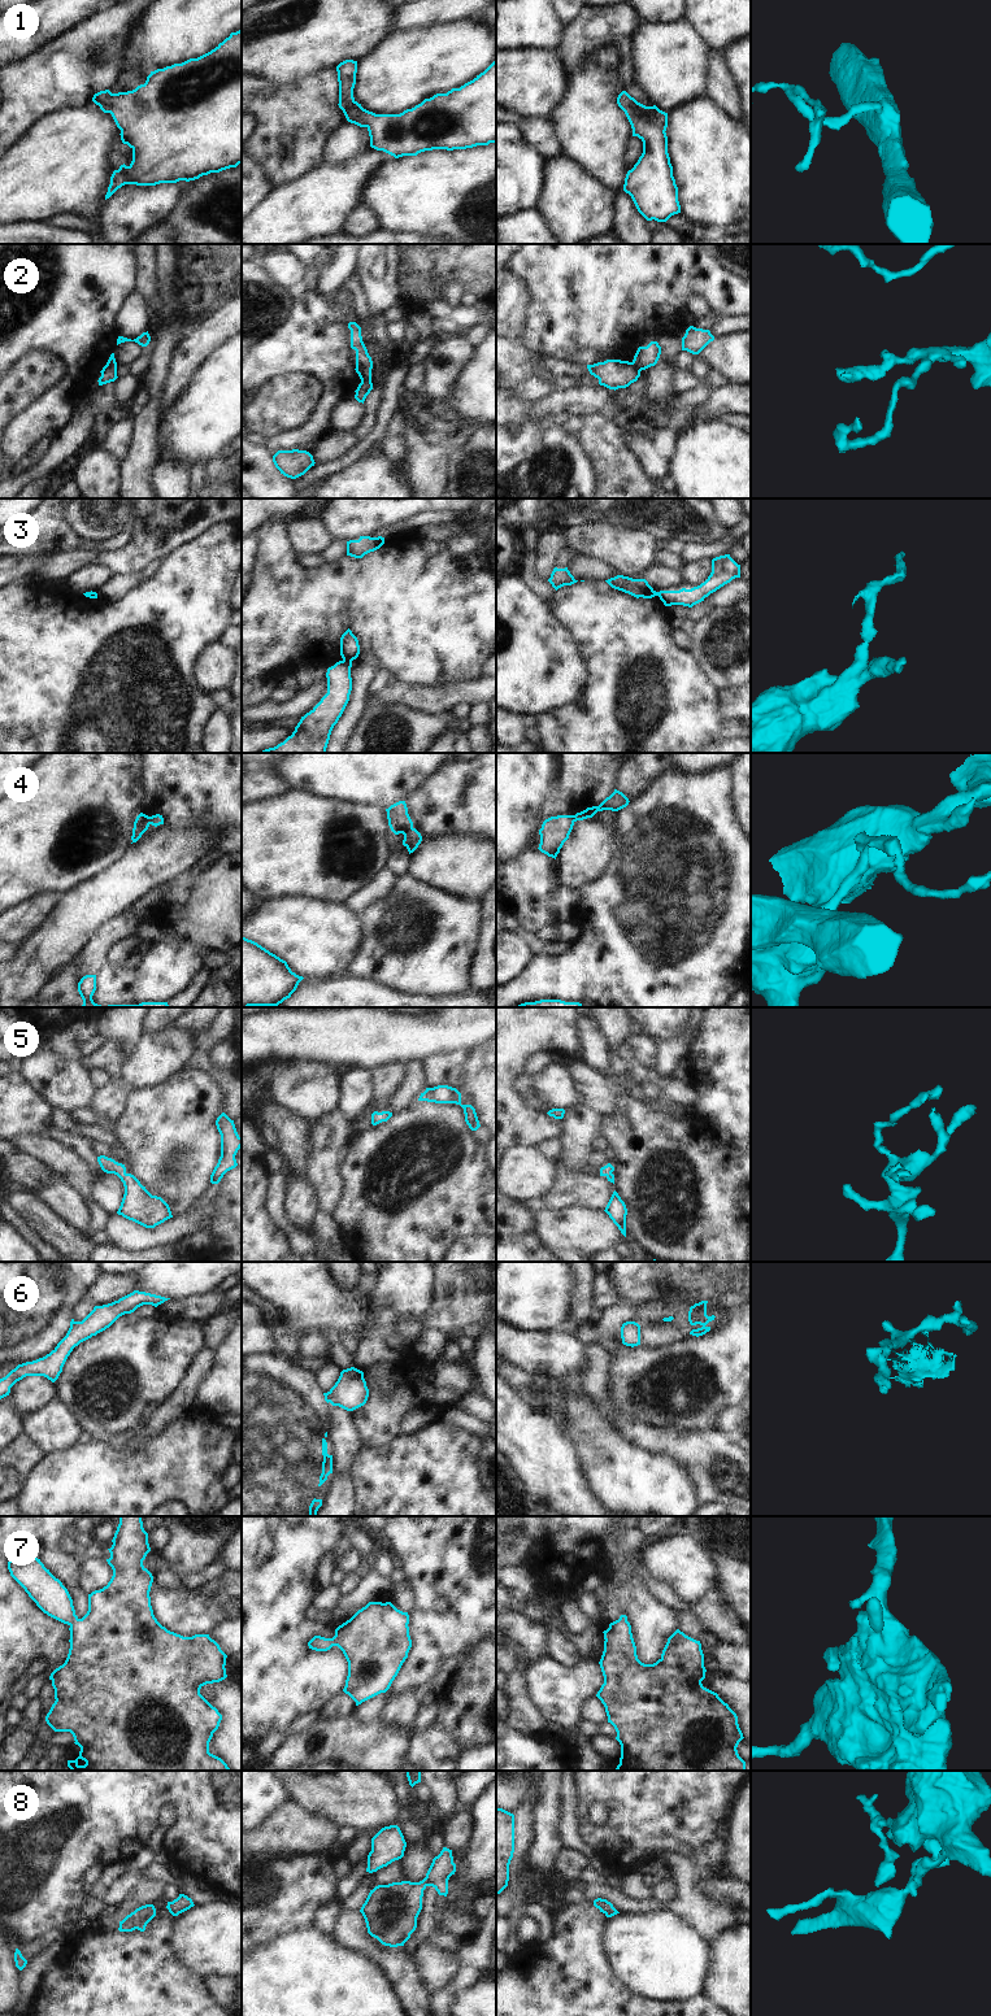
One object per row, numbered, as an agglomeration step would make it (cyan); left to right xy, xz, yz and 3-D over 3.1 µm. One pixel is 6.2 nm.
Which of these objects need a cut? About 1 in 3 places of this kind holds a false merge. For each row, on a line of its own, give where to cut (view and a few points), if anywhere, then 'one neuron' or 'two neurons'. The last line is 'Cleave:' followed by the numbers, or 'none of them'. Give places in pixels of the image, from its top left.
1: no cut | one neuron
2: xz (370, 379), (361, 382) | two neurons
3: xz (343, 658), (351, 661) | two neurons
4: no cut | one neuron
5: no cut | one neuron
6: xz (325, 1393), (330, 1401) | two neurons
7: no cut | one neuron
8: no cut | one neuron
Cleave: 2, 3, 6

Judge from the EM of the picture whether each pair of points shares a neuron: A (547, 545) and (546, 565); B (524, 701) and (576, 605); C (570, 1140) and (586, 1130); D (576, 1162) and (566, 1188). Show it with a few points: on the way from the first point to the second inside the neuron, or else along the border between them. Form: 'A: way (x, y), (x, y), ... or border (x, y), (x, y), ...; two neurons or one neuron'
A: way (547, 551), (546, 560); one neuron
B: border (547, 602), (553, 617), (569, 632), (582, 652); two neurons
C: way (574, 1139), (582, 1131); one neuron
D: border (559, 1158), (569, 1168), (581, 1172); two neurons

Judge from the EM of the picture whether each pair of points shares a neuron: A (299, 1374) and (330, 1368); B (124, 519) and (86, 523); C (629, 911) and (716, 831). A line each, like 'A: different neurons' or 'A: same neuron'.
A: different neurons
B: same neuron
C: same neuron

